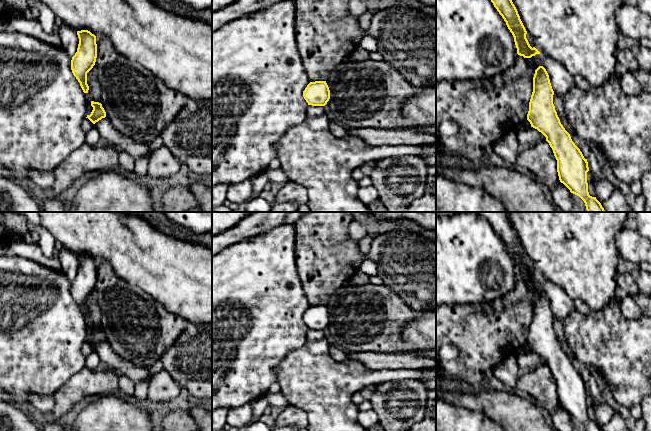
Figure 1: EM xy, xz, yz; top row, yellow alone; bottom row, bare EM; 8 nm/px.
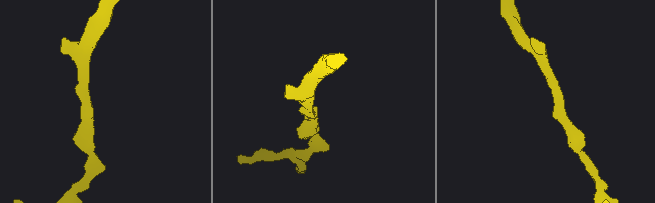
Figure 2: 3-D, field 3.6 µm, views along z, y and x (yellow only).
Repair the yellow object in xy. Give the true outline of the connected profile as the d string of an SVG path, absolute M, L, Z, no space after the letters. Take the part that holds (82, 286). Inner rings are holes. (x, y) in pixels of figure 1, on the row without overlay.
M88 254L77 255L79 268L71 284L71 294L84 317L88 317L87 297L93 292L97 282L96 260Z

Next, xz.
M326 305L310 306L303 315L303 321L312 330L325 330L330 323L330 314Z

